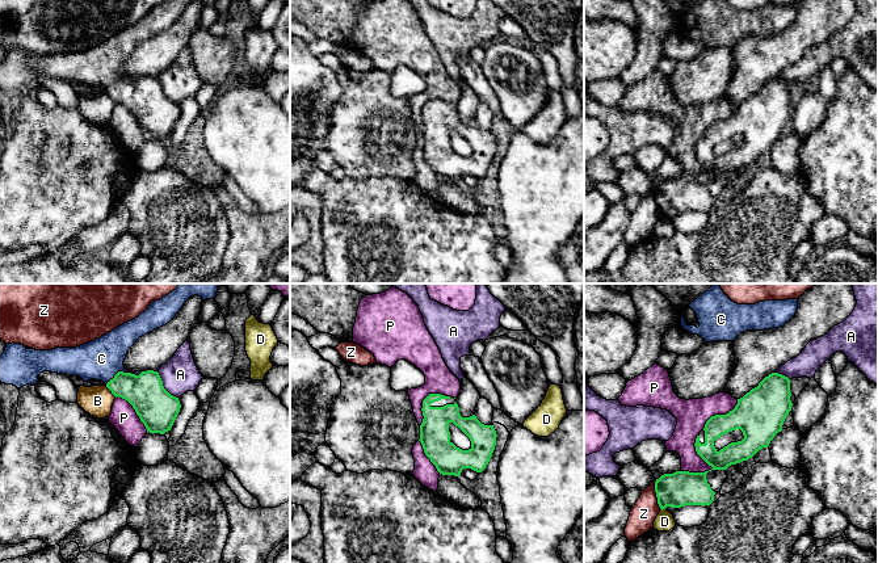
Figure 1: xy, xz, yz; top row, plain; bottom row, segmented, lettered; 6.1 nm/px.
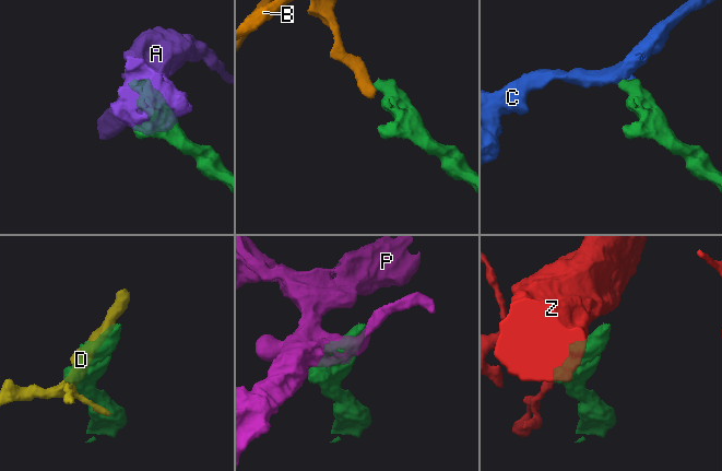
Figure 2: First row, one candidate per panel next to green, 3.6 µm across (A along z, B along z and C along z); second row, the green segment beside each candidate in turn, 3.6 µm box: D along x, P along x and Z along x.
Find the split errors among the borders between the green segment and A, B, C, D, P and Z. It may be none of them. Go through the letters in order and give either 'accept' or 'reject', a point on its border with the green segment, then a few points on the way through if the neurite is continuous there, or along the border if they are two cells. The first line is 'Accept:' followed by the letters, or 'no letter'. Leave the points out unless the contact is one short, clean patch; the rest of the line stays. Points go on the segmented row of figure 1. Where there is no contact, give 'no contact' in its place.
Accept: C
A: reject; contact xy (163, 386)
B: reject; contact xy (110, 390); border xy (105, 386), (116, 396)
C: accept; contact xy (116, 374); way xy (146, 393), (127, 386), (116, 374), (101, 358)
D: reject; contact yz (663, 508)
P: reject; contact yz (710, 465)
Z: reject; contact yz (656, 495); border yz (655, 480), (656, 503), (662, 509)

